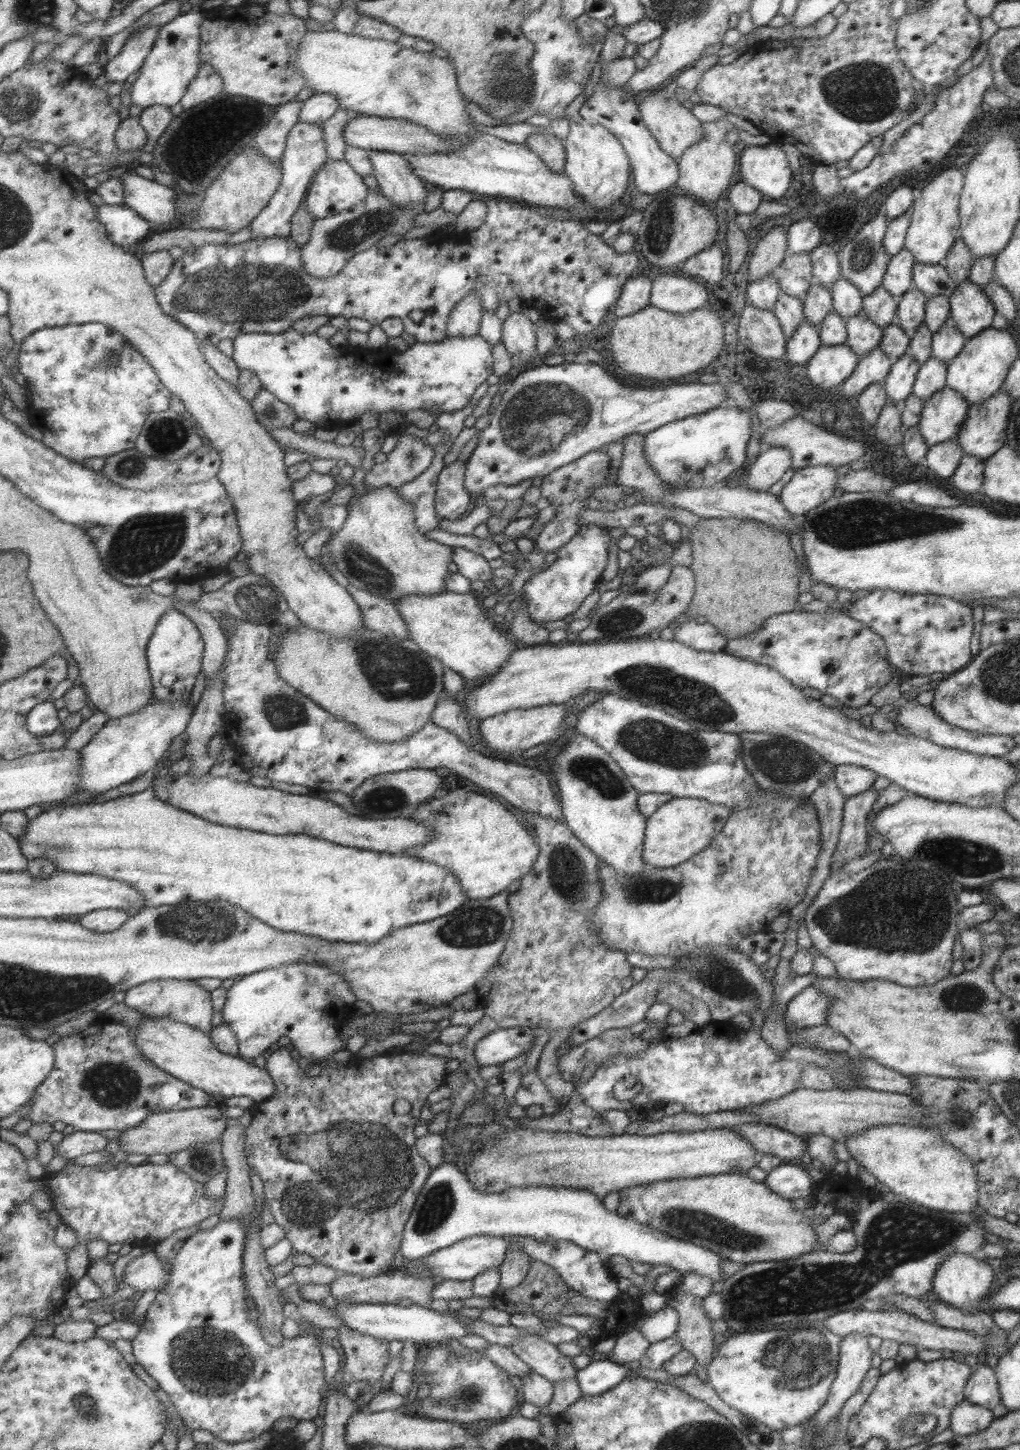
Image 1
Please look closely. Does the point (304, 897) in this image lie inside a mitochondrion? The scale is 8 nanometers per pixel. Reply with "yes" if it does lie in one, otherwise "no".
no

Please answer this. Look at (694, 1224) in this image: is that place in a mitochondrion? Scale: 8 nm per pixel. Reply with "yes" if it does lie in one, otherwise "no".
yes

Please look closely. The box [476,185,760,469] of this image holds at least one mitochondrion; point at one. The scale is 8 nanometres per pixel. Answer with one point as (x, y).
(539, 419)

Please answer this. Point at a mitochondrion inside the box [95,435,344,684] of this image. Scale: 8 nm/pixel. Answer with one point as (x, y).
(142, 545)

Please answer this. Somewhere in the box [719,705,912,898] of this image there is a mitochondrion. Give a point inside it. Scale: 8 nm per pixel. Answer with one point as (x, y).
(783, 763)

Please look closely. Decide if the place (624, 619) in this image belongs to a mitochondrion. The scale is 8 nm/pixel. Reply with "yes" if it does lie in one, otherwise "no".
yes

